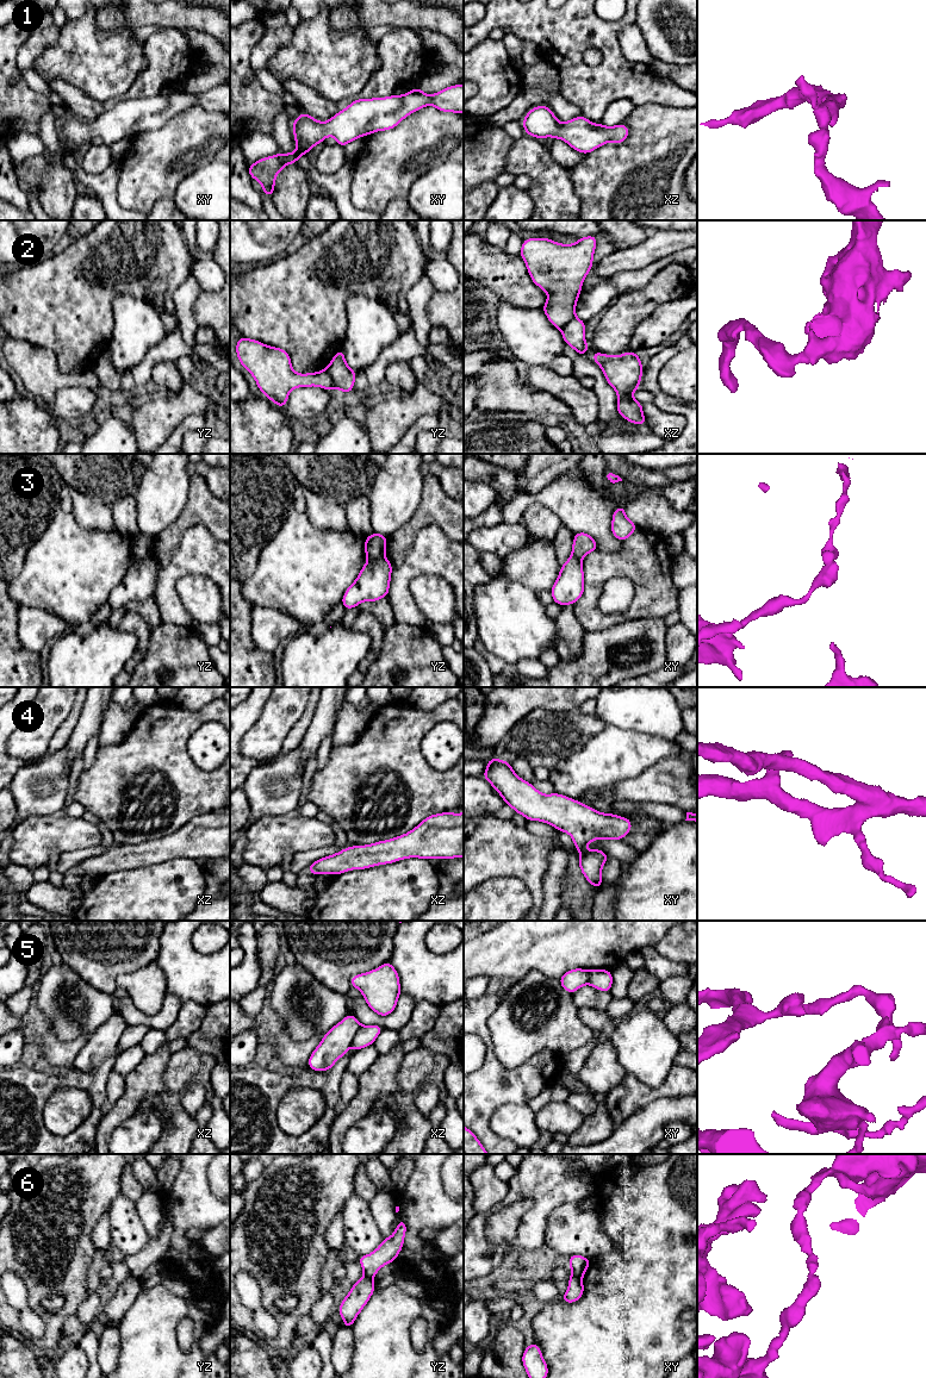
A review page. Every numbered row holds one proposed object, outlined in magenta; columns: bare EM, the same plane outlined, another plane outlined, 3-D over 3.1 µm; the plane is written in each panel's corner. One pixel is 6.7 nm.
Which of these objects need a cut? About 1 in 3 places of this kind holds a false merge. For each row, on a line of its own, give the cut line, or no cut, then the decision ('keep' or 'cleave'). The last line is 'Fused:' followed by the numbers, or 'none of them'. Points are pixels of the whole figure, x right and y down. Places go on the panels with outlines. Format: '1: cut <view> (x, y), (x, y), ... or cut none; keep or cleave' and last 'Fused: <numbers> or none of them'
1: cut none; keep
2: cut yz (325, 369), (335, 386); cleave
3: cut yz (384, 553), (370, 561); cleave
4: cut none; keep
5: cut xz (361, 1026), (350, 1045); cleave
6: cut xy (571, 1274), (580, 1278); cleave
Fused: 2, 3, 5, 6

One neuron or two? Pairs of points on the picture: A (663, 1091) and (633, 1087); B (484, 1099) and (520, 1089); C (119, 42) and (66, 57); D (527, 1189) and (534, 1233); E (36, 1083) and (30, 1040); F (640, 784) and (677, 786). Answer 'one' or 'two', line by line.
A: one
B: one
C: one
D: one
E: two
F: one

